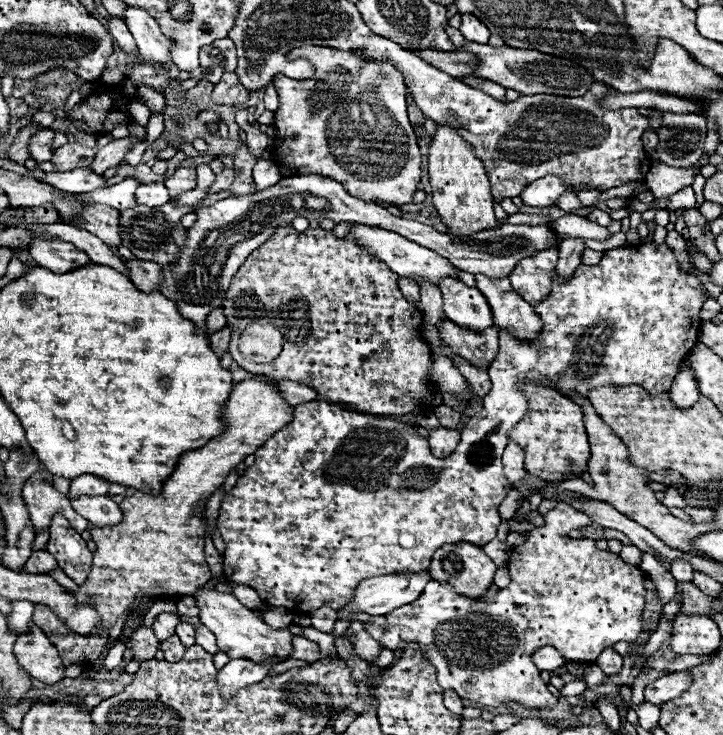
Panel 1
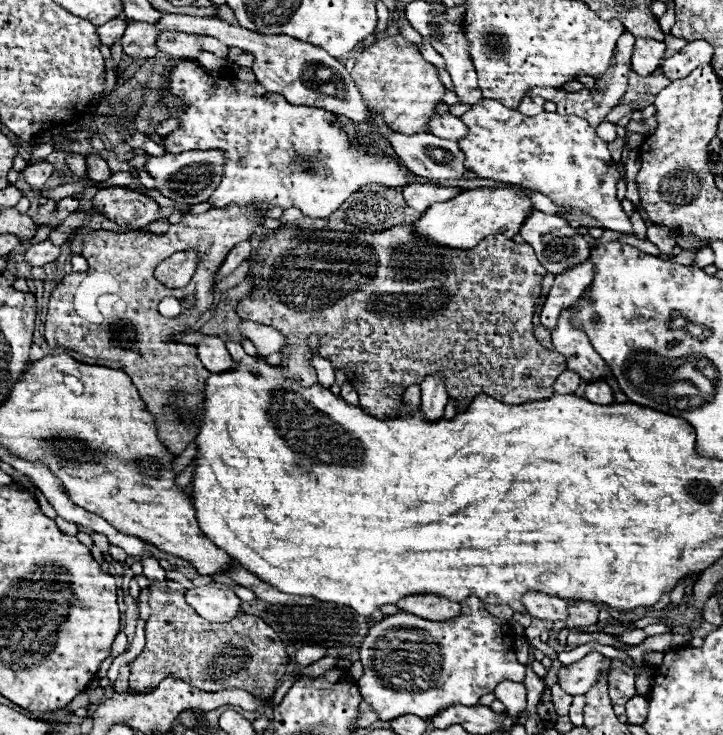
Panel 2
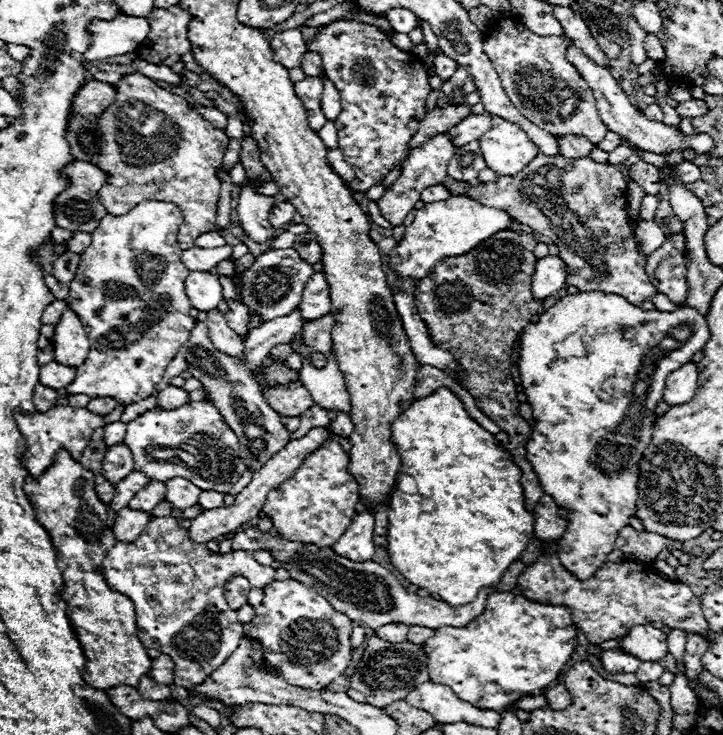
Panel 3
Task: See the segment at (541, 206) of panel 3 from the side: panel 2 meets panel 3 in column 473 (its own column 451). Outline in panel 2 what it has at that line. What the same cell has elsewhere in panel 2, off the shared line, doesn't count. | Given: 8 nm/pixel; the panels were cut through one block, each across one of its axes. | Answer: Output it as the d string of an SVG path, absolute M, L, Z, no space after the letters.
M408 184L402 190L404 200L410 208L418 212L426 212L426 208L434 202L446 202L454 196L458 196L460 188L444 188L444 186L432 186L432 184Z

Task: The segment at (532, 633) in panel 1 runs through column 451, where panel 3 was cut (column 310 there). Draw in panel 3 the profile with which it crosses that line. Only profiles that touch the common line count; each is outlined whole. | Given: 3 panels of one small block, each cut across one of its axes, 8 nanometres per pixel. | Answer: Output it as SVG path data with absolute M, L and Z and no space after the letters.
M292 578L274 580L264 588L264 602L254 610L256 616L244 624L244 632L262 642L264 658L282 670L282 678L288 684L322 690L344 674L352 654L352 620L342 612L334 612L324 596L318 596Z

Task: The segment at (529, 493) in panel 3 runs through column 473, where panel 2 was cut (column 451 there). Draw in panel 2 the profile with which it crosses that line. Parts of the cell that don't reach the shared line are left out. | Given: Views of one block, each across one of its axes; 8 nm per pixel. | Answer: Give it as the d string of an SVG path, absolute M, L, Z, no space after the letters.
M404 224L402 228L390 228L390 232L380 232L380 234L358 234L358 236L350 236L348 232L302 232L302 230L282 230L282 232L272 232L268 234L264 246L260 246L256 250L254 260L262 266L266 264L266 270L252 270L250 274L256 278L256 286L254 292L248 298L242 298L238 304L238 316L242 320L252 320L252 322L260 322L266 326L274 326L280 332L286 334L290 348L282 350L282 354L288 356L288 360L284 360L280 366L286 370L288 376L292 376L294 380L302 380L300 384L316 384L316 370L310 366L310 360L314 356L314 352L308 348L306 340L310 334L316 334L320 338L320 346L318 346L318 354L322 358L328 358L334 362L334 368L342 368L348 376L348 380L352 382L352 386L356 388L358 396L360 396L360 406L364 408L364 412L370 412L372 416L394 416L394 412L398 412L400 406L396 406L402 398L402 392L412 386L412 384L420 384L424 380L424 376L428 376L428 372L442 372L446 378L446 390L452 398L456 398L458 404L458 412L464 412L470 402L478 396L478 394L490 394L496 400L502 400L506 404L524 404L524 402L532 402L532 400L544 400L550 398L552 392L552 384L554 380L566 370L566 360L562 354L554 352L554 350L546 350L536 338L534 338L534 324L532 324L532 316L534 316L534 306L536 306L536 298L542 292L542 278L546 274L544 266L536 260L536 254L532 250L532 246L528 244L516 244L504 236L488 236L486 240L482 240L476 248L472 248L470 252L460 252L460 250L452 250L452 248L438 248L418 236L414 236L412 224Z

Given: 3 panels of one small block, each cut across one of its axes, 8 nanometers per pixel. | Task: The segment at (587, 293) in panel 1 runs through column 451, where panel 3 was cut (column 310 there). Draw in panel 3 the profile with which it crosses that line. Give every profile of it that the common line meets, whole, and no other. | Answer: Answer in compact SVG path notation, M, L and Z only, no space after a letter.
M328 440L306 458L290 480L268 494L262 510L272 518L276 532L286 540L332 546L350 526L358 496L358 484L348 472L348 452L344 452L336 440Z

